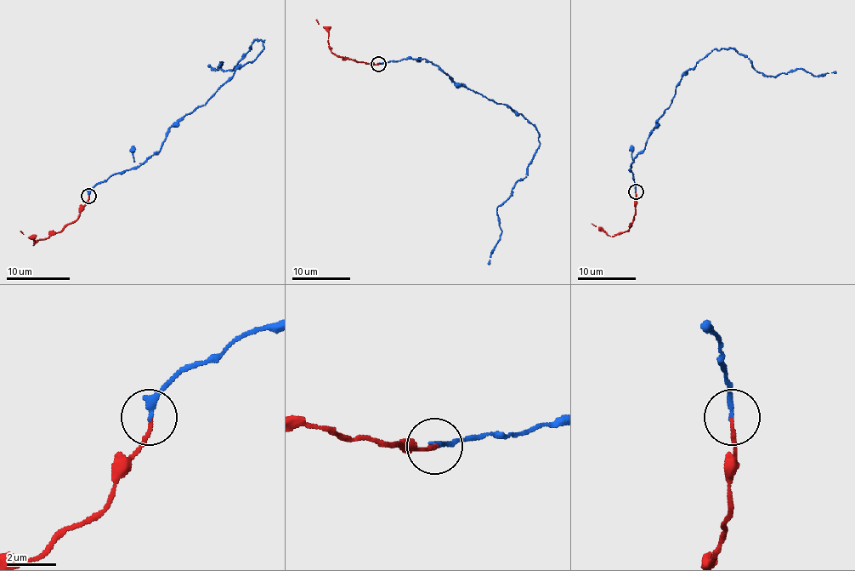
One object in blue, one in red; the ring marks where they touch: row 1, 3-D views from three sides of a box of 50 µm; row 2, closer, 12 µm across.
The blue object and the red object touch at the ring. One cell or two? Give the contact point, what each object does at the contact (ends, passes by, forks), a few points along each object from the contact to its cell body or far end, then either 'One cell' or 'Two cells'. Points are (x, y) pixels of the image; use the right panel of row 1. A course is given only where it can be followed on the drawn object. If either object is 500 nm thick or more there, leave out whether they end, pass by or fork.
Place: (636, 191). At the ring blue ends. At the ring red ends. Course of blue: (636, 191), (630, 164), (670, 105), (676, 83), (715, 48), (733, 48), (767, 77), (835, 71). Course of red: (636, 191), (631, 226), (627, 231), (611, 236), (591, 224). One cell

